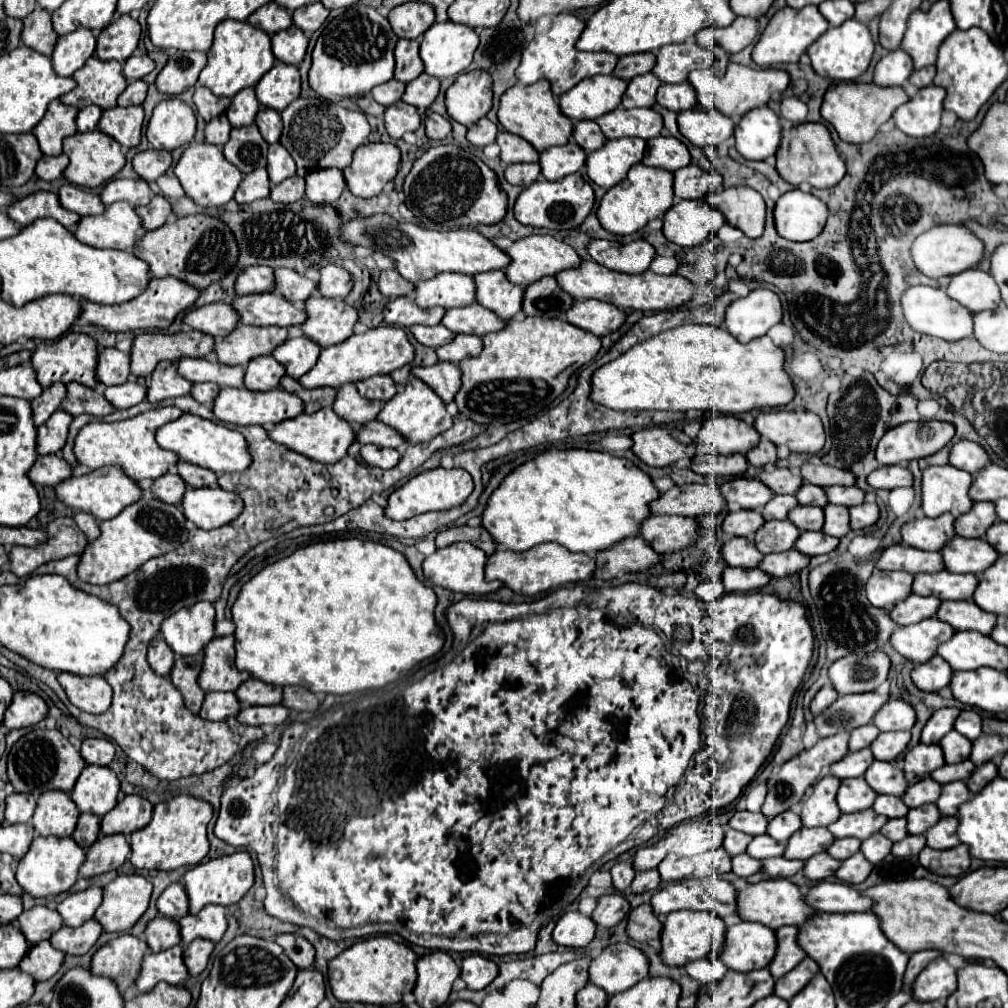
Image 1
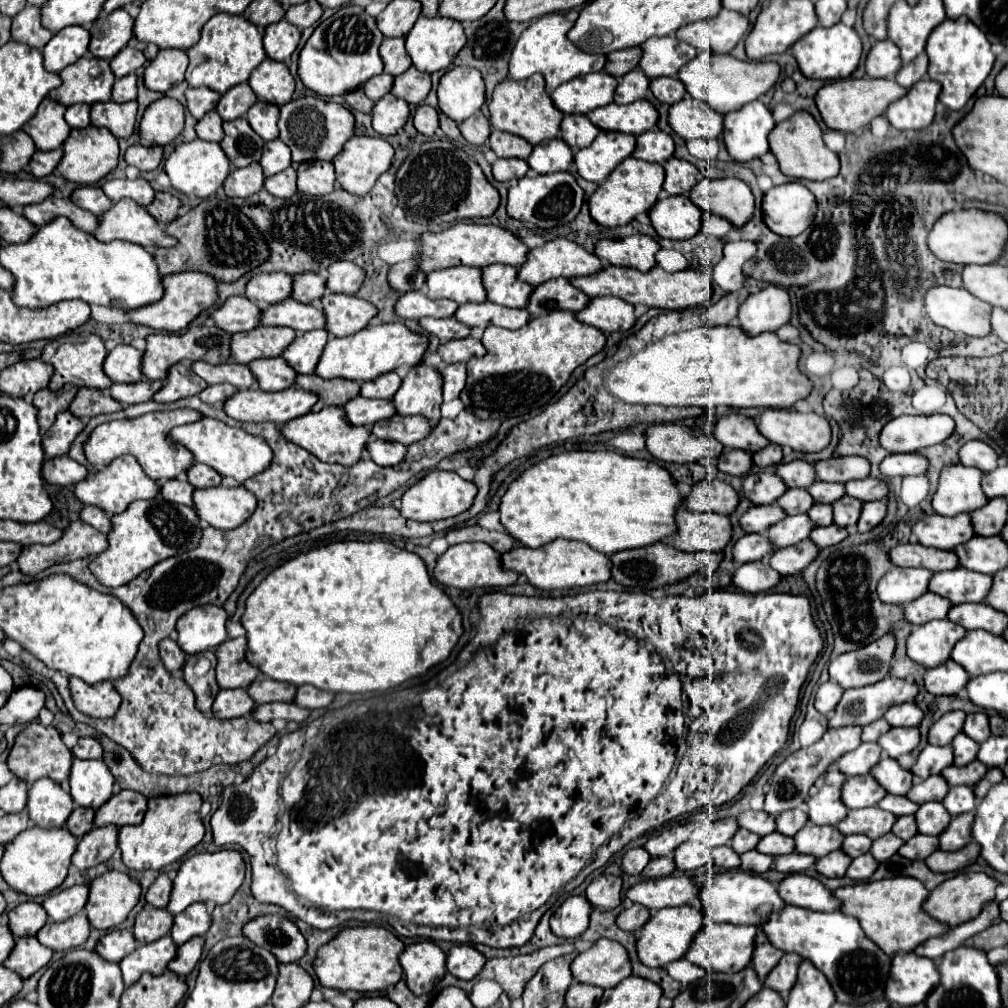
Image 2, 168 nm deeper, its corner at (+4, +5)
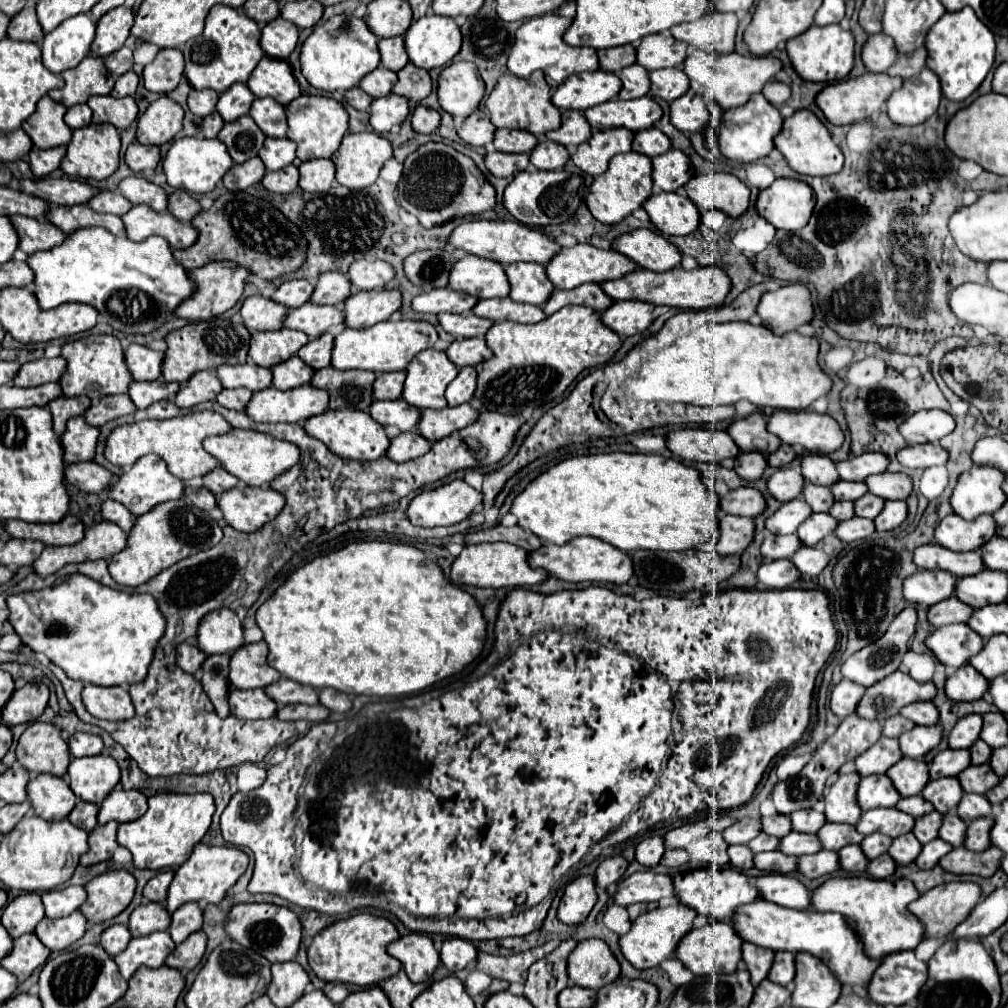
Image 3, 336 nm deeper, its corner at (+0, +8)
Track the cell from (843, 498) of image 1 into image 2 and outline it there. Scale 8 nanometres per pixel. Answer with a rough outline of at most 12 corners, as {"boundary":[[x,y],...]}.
{"boundary":[[876,478],[850,480],[846,494],[862,502],[882,500],[888,486]]}

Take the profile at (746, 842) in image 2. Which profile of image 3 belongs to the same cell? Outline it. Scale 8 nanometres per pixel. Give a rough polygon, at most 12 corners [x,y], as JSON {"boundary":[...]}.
{"boundary":[[760,833],[748,843],[754,853],[776,851],[780,839]]}

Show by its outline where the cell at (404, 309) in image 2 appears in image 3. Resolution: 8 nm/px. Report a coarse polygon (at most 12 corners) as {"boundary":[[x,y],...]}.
{"boundary":[[450,287],[420,293],[412,307],[420,313],[470,311],[478,297]]}

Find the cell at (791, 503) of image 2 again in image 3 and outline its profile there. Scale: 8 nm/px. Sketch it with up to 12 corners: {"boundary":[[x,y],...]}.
{"boundary":[[806,483],[802,497],[814,511],[834,505],[828,487]]}

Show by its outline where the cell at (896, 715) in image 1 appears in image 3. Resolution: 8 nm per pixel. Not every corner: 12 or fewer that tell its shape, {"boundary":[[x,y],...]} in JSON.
{"boundary":[[932,701],[906,705],[900,715],[916,725],[936,725]]}

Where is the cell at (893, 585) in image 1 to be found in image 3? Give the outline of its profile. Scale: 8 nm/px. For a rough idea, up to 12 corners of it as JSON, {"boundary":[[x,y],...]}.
{"boundary":[[920,569],[904,581],[904,597],[936,605],[956,591],[958,577]]}

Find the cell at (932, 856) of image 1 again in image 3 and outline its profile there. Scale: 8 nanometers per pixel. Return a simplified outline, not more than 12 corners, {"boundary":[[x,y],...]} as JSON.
{"boundary":[[958,847],[940,865],[954,875],[992,877],[1000,849]]}

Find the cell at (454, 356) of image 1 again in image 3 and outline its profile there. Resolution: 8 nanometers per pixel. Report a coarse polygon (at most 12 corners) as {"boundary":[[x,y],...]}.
{"boundary":[[482,337],[454,341],[446,355],[456,367],[474,367],[494,353]]}

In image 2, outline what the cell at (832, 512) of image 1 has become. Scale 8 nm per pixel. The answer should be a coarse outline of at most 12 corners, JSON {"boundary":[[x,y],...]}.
{"boundary":[[842,496],[832,504],[834,524],[856,524],[862,502]]}

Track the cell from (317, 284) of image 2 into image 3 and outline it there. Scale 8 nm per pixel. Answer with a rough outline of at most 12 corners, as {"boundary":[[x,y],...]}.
{"boundary":[[322,273],[312,293],[316,305],[338,305],[352,295],[342,273]]}

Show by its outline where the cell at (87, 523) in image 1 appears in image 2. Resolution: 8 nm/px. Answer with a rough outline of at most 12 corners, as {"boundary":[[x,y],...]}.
{"boundary":[[84,506],[80,520],[100,532],[110,530],[110,516],[96,508]]}

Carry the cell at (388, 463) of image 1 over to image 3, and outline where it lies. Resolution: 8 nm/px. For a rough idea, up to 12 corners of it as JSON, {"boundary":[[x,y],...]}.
{"boundary":[[416,431],[392,439],[388,457],[412,461],[432,449]]}

